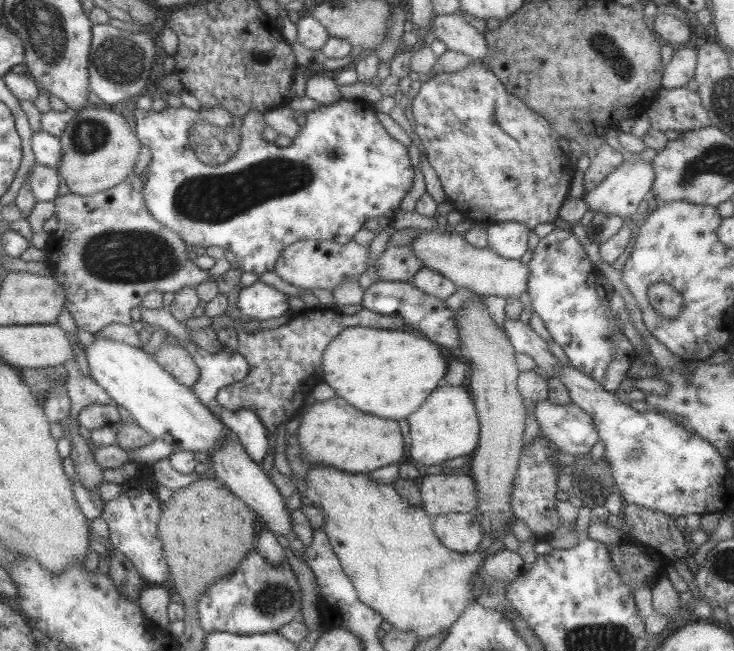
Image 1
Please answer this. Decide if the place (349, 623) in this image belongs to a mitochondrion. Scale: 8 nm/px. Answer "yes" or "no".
no

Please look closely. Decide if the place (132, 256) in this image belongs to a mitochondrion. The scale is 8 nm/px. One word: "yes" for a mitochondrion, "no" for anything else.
yes

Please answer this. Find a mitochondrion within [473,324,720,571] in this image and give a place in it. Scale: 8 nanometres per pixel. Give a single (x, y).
(634, 454)

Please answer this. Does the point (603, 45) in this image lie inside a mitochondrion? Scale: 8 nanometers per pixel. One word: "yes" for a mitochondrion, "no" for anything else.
yes

